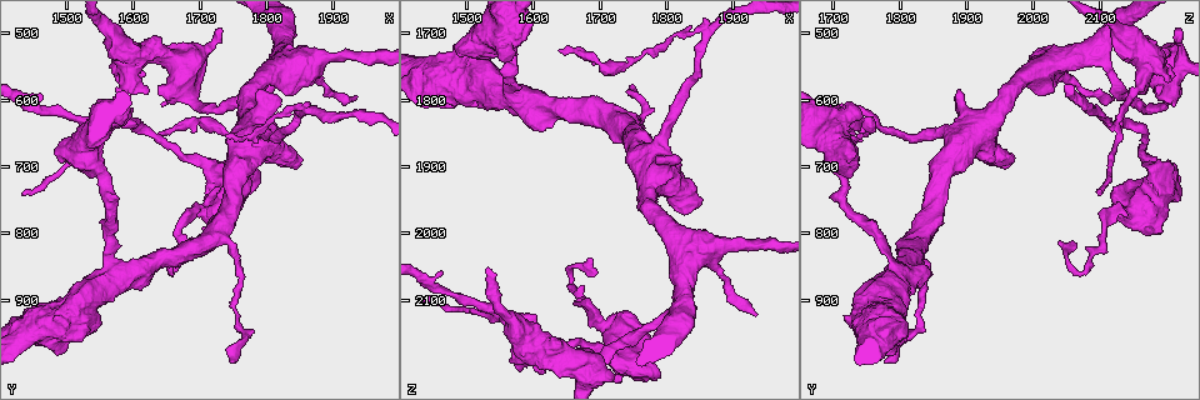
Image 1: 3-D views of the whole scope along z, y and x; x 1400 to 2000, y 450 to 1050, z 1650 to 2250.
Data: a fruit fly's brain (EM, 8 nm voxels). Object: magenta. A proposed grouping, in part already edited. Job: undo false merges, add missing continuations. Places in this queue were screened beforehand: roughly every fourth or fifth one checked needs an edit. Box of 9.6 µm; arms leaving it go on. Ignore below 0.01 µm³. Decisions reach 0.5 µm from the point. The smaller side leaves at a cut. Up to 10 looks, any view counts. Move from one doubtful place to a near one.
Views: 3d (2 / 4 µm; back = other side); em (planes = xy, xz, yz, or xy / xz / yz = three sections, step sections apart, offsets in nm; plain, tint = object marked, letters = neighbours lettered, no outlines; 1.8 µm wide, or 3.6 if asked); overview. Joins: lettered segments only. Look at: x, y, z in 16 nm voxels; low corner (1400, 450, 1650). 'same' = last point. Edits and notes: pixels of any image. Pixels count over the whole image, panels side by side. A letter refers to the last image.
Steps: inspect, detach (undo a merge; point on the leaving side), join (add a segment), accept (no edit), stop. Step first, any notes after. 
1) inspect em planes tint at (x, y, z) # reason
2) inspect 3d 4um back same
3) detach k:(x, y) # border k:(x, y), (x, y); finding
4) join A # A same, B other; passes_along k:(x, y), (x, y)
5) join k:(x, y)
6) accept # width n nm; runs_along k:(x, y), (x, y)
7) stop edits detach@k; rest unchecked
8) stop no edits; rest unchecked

inspect em planes letters at (1695, 630, 1740)

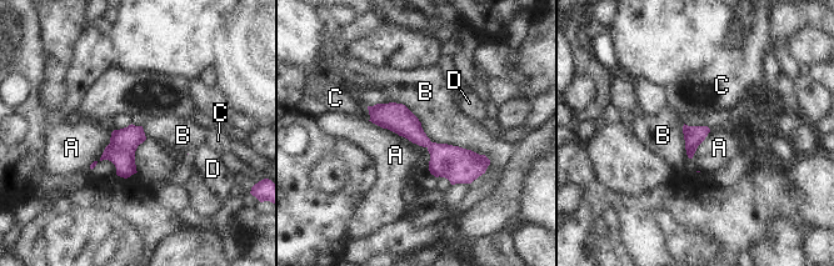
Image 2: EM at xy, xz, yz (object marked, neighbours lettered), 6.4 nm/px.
accept # A other, B other, C other, D other; runs_along 2:(371, 109), (480, 170); continuous, no second neuron

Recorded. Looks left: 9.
inspect 3d 4um at (1860, 610, 1700) # sharp bend

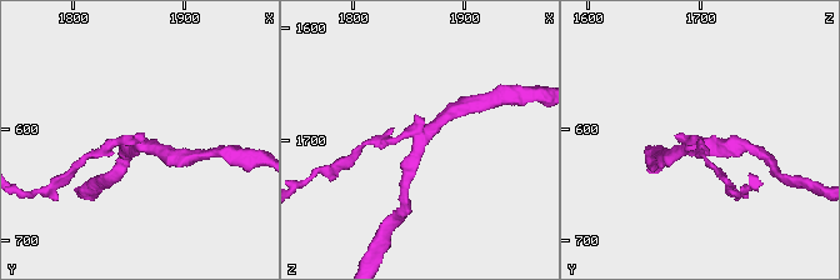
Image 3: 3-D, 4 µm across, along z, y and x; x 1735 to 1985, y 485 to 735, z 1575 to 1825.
inspect em xz step 16 letters at (1856, 612, 1700) # arms 3

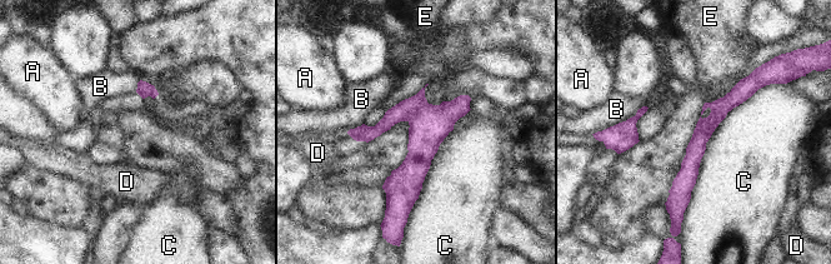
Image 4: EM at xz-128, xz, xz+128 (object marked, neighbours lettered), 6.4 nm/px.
detach 4:(404, 110) # width 120 nm; A other, B other, C other, D other, E other; part_leaving 4:(421, 94), (375, 132), (353, 133); two neurons meet here

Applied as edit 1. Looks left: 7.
inspect overview

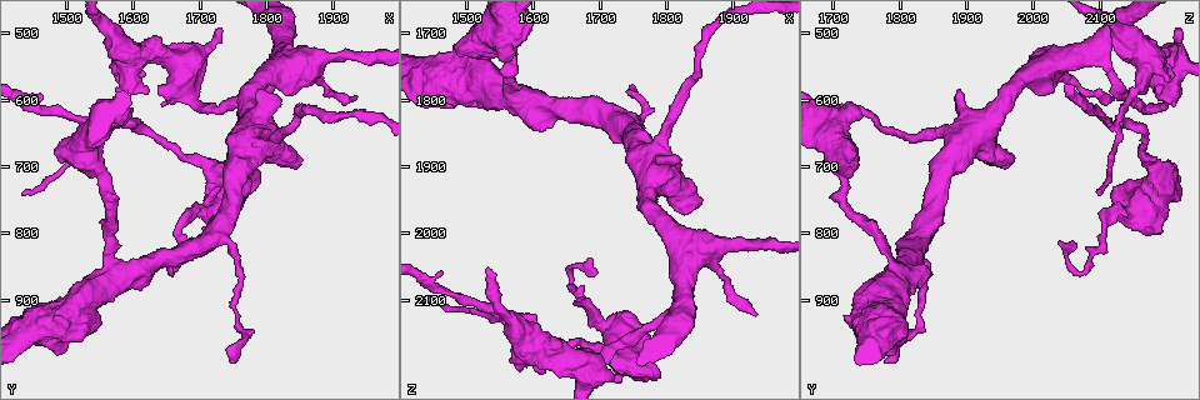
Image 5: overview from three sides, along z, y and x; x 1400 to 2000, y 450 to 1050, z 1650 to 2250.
inspect em xy step 4 letters at (1745, 1000, 1775) # free end

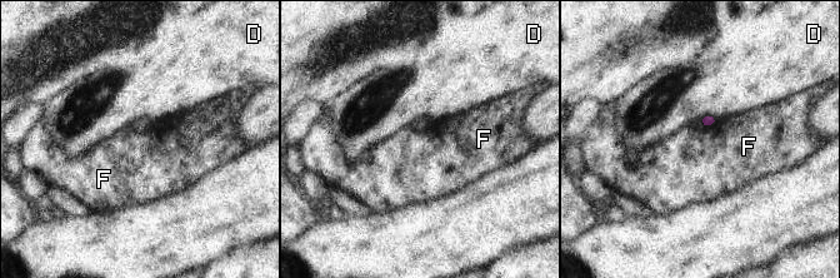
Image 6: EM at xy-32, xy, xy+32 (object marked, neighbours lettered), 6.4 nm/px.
inspect em planes letters same

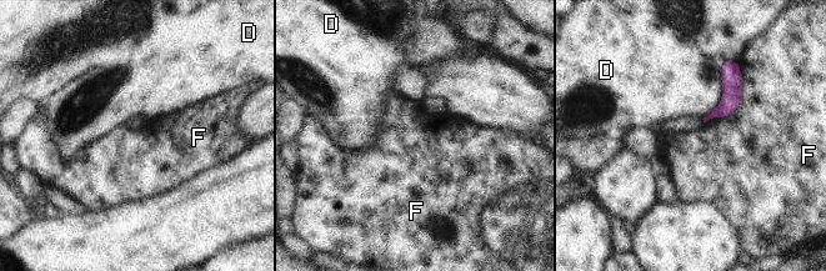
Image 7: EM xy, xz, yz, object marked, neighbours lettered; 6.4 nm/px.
accept # longest_contact F 440 nm; D other, F other; no lettered segment goes on from it

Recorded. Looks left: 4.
inspect em planes tint at (1655, 860, 2070) # abrupt turn

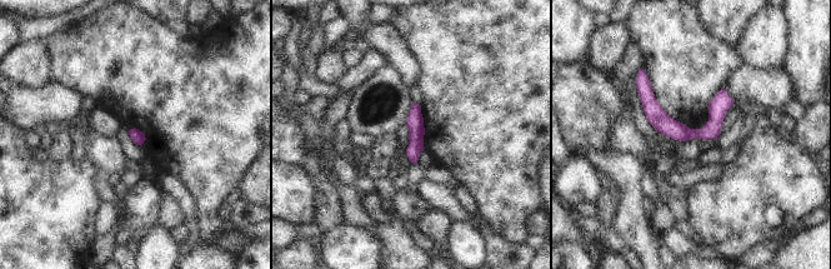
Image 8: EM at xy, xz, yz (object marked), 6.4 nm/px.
inspect em planes letters same # what lies round it

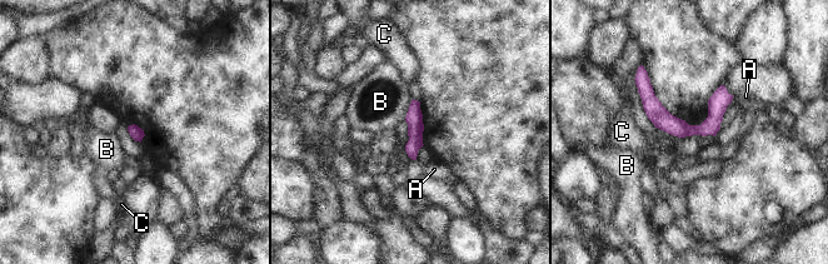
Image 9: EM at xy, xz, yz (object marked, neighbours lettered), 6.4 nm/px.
accept # A other, B other, C other; continuous, no second neuron

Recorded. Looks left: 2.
stop edits detach@4; rest unchecked

